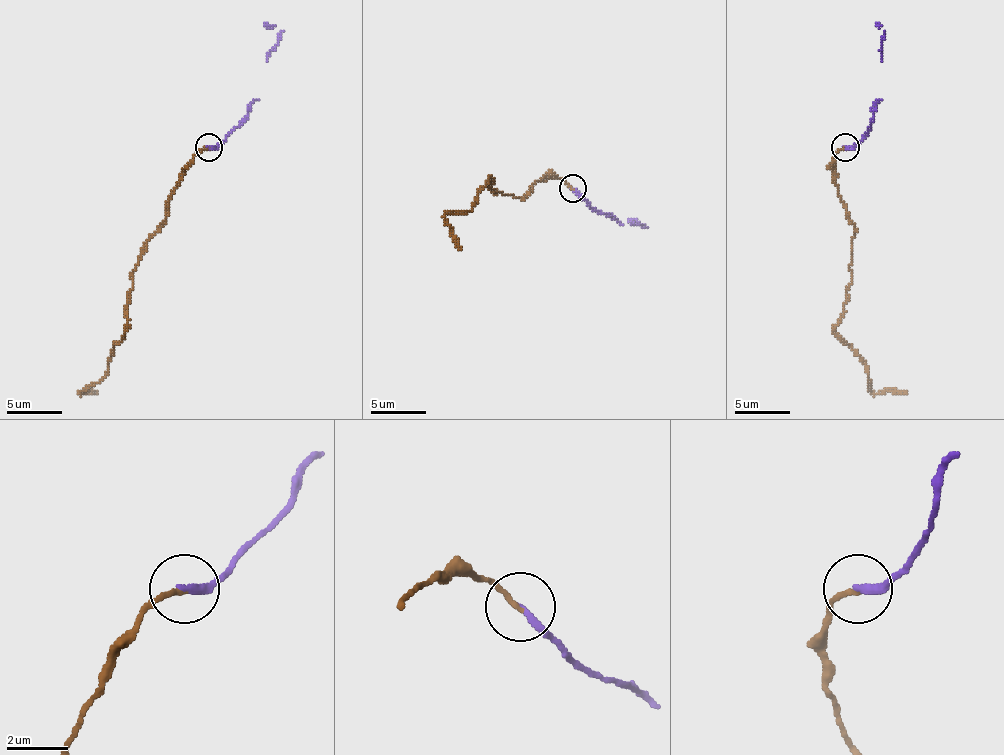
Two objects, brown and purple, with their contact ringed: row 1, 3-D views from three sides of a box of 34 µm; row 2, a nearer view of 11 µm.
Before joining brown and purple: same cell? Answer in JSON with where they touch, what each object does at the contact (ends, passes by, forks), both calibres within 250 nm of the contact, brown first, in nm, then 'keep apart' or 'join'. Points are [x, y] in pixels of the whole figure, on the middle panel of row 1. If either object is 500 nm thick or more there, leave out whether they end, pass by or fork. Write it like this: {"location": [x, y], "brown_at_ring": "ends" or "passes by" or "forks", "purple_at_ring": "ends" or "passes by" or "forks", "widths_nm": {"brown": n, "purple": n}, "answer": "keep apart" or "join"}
{"location": [573, 188], "brown_at_ring": "ends", "purple_at_ring": "ends", "widths_nm": {"brown": 150, "purple": 260}, "answer": "join"}

